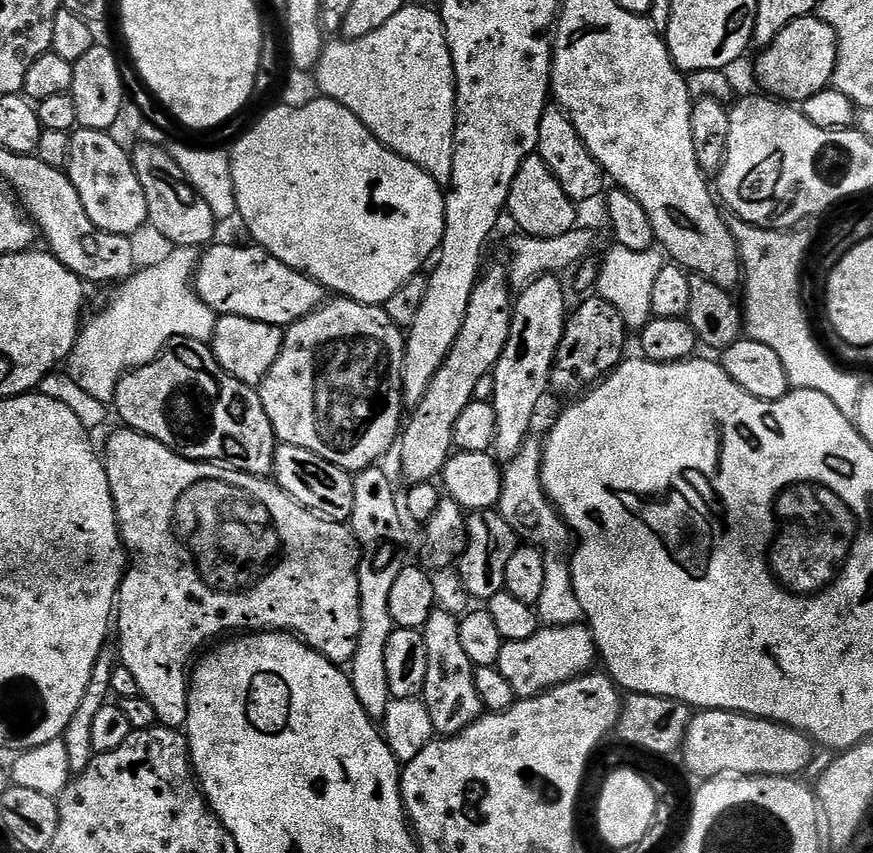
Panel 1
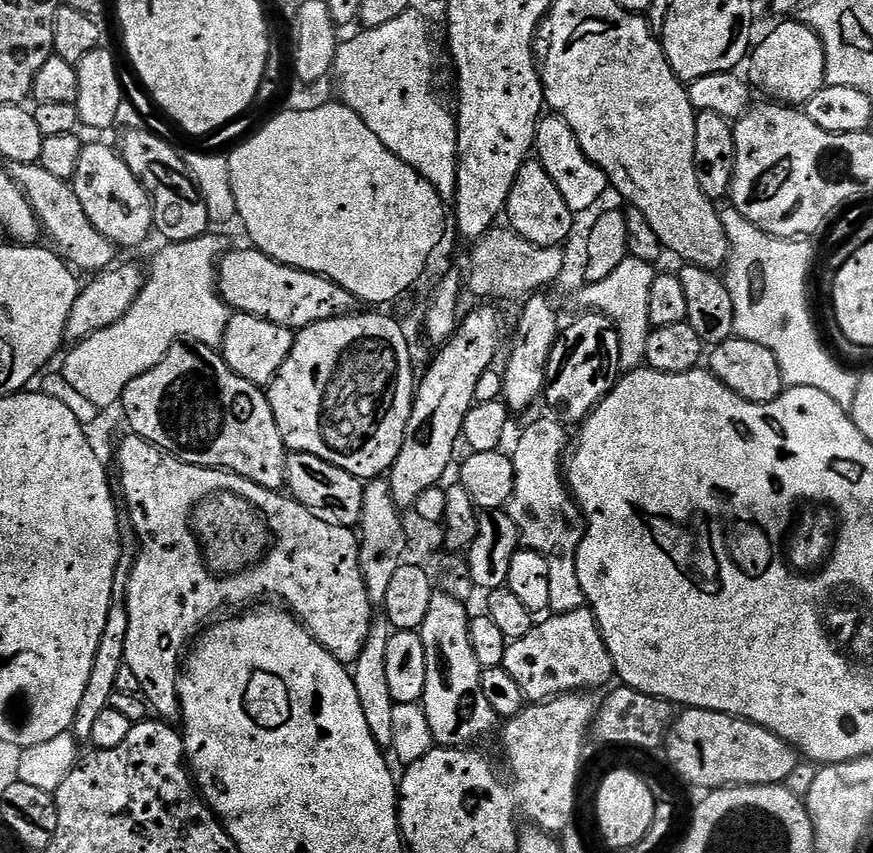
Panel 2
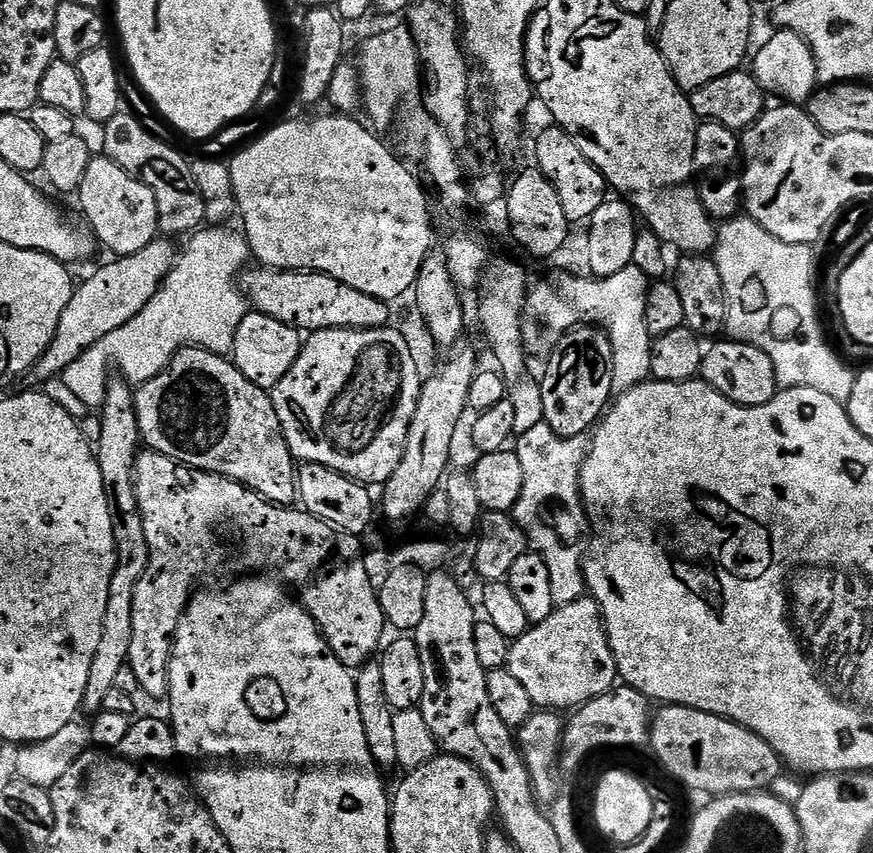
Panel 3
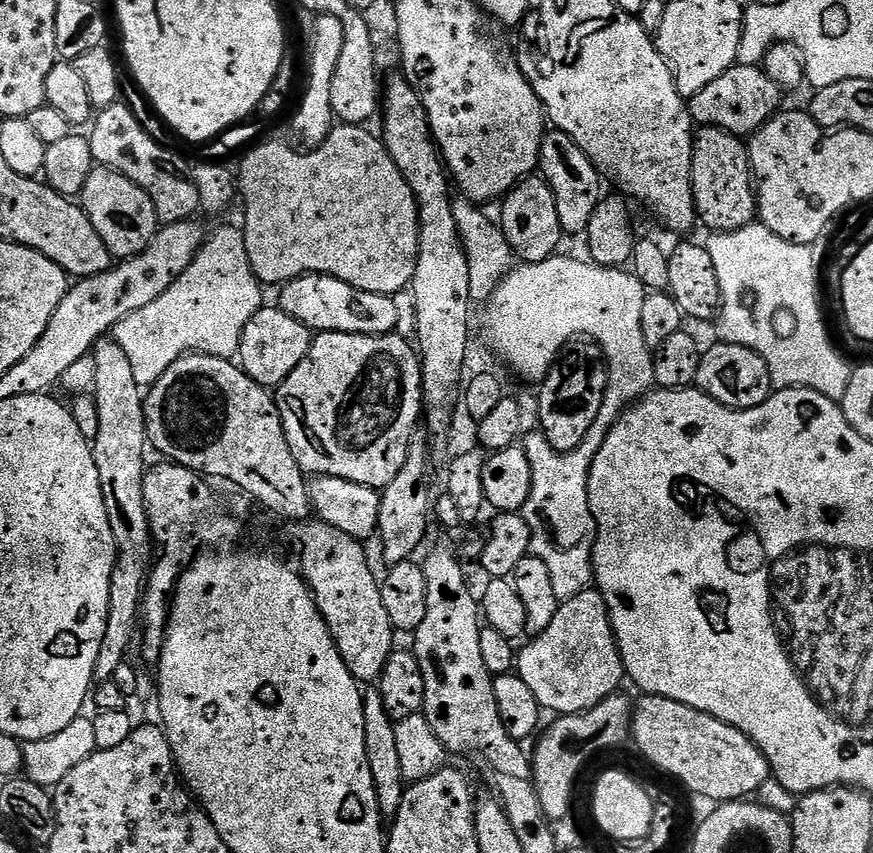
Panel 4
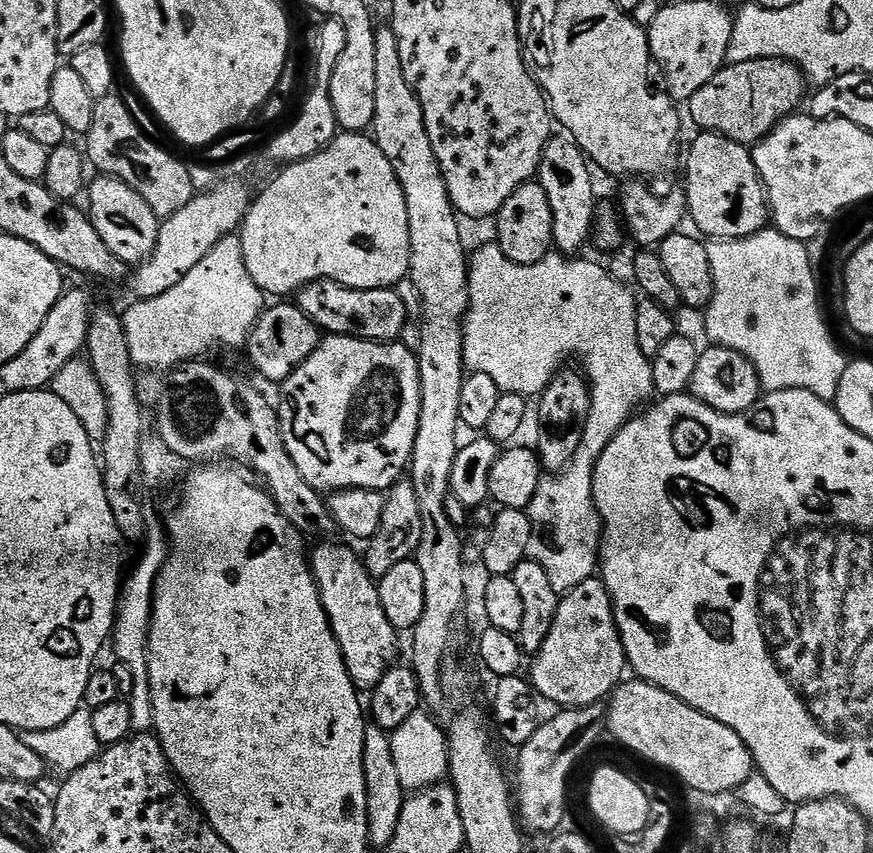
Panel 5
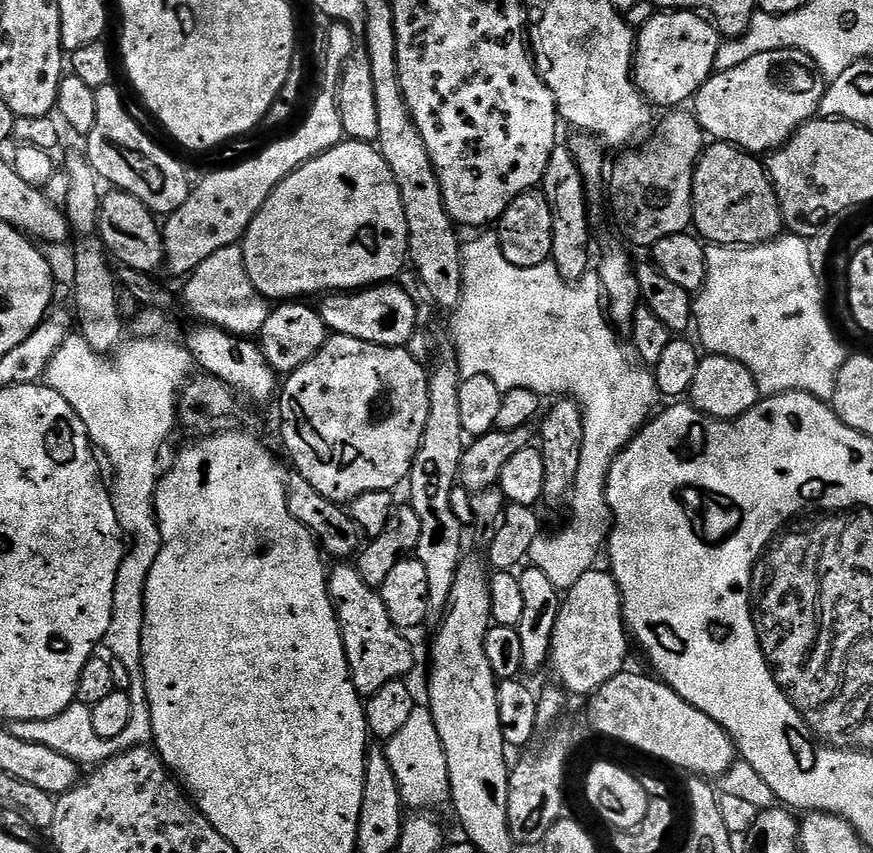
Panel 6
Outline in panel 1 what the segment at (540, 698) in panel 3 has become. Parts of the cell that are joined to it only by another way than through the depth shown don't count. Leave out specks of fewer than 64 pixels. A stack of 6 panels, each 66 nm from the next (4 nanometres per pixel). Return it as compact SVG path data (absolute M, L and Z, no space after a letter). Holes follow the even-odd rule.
M583 623L561 628L541 627L539 632L522 642L506 642L500 651L499 669L502 678L510 682L517 698L541 696L554 686L593 671L598 653L592 631Z

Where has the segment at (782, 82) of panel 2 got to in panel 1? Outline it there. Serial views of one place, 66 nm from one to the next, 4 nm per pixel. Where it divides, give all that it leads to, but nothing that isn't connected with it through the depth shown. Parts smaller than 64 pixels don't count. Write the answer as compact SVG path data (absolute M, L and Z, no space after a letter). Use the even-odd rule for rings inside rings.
M803 16L790 22L771 46L758 55L754 72L759 89L783 103L803 104L831 83L837 62L837 36L819 16Z

